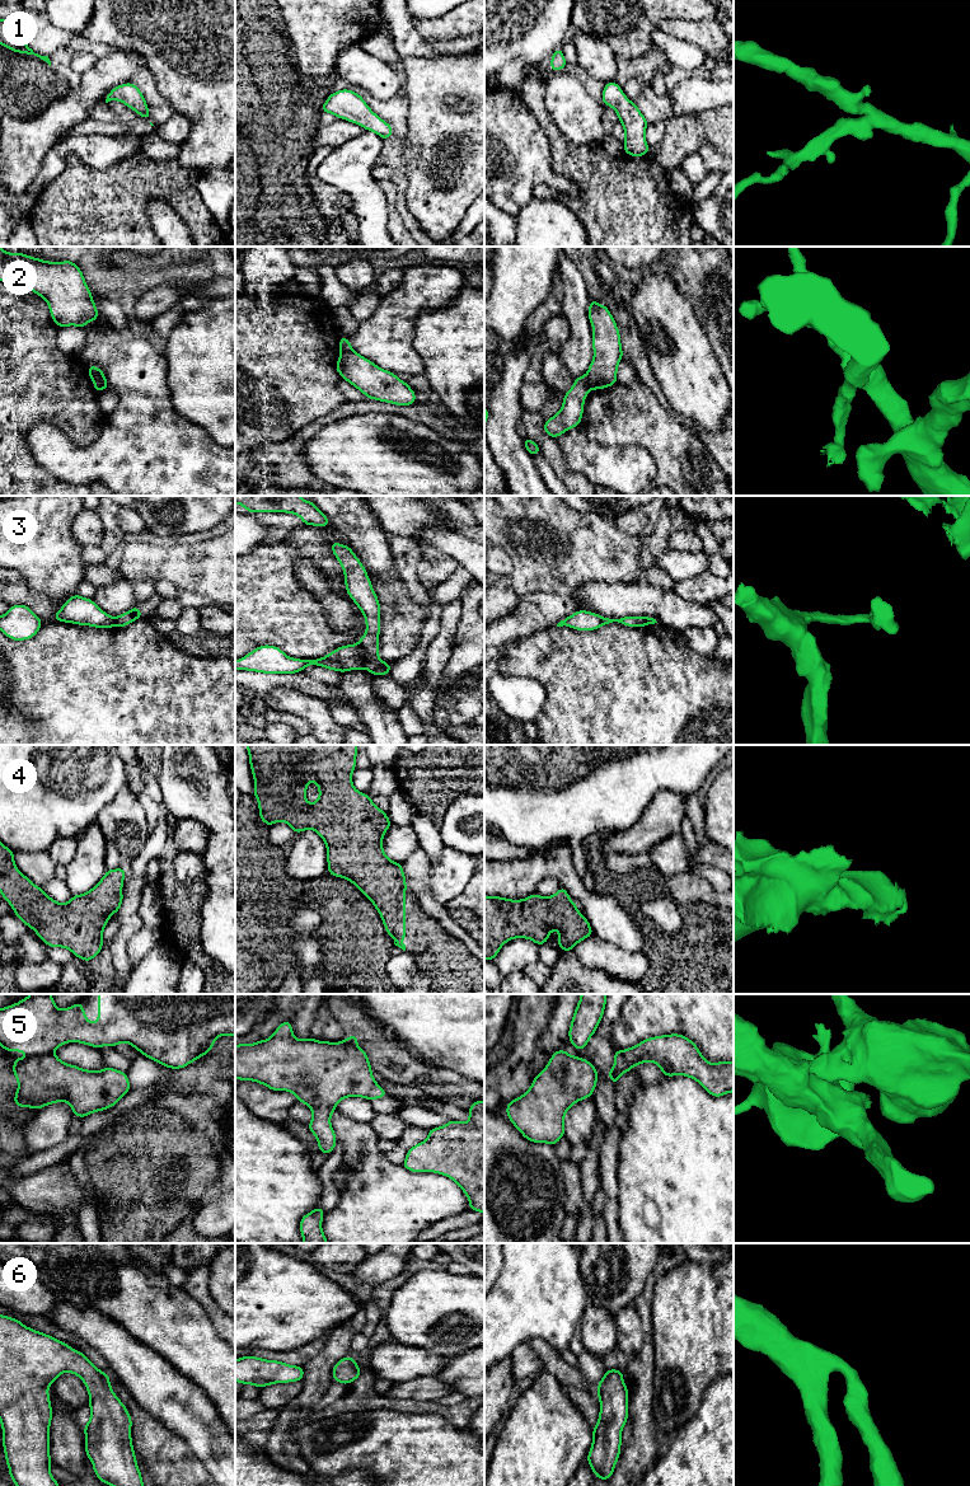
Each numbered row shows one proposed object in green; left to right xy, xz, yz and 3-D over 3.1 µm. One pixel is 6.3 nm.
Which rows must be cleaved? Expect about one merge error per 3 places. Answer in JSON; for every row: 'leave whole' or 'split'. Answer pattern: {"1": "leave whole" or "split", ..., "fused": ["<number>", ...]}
{"1": "leave whole", "2": "split", "3": "split", "4": "leave whole", "5": "leave whole", "6": "leave whole", "fused": ["2", "3"]}

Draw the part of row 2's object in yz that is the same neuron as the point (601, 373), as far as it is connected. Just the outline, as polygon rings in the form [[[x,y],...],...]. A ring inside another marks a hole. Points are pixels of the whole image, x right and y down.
[[[590,300],[594,357],[587,370],[590,389],[604,389],[618,383],[617,371],[623,358],[619,329],[609,309]]]

